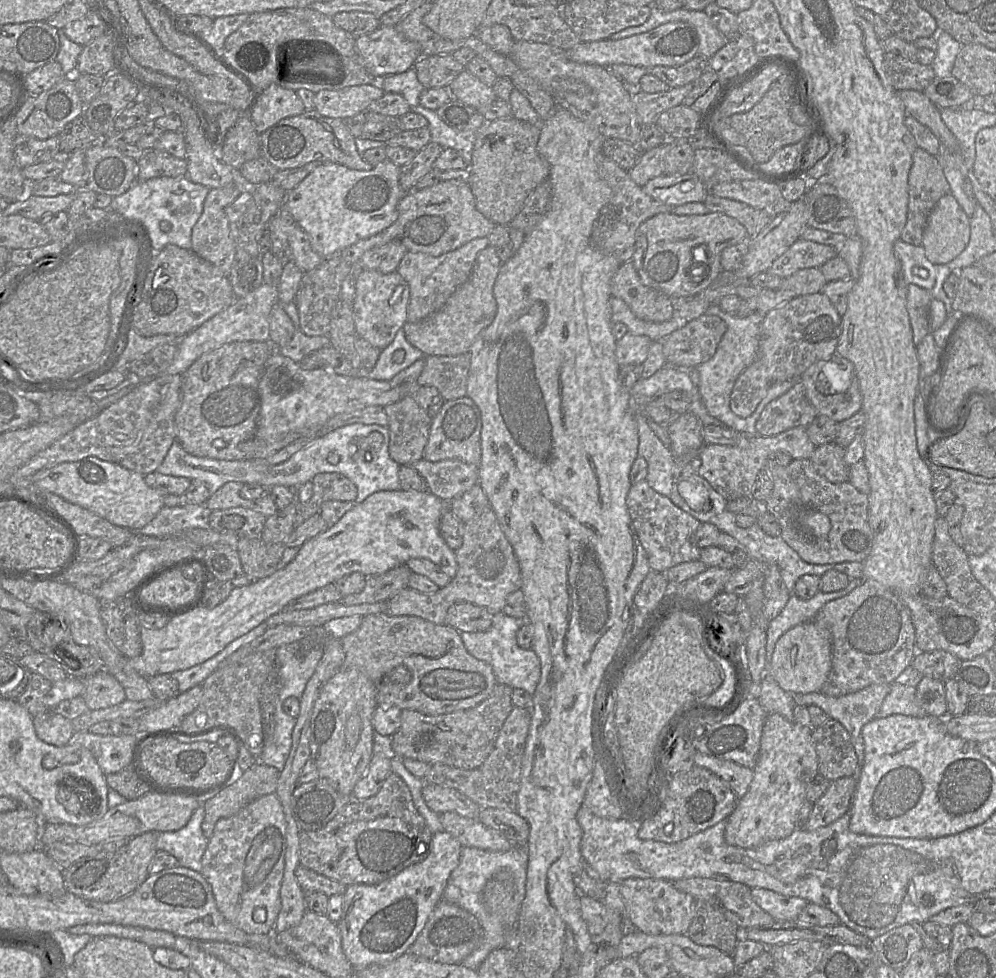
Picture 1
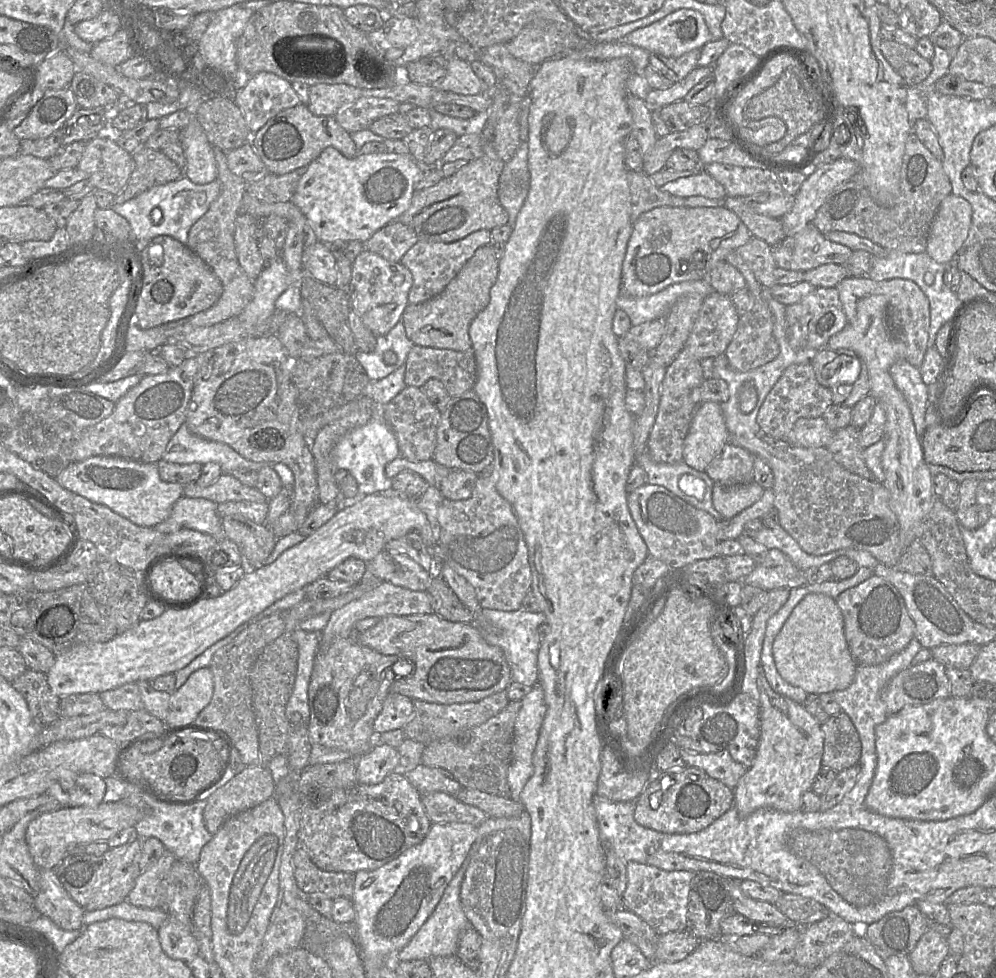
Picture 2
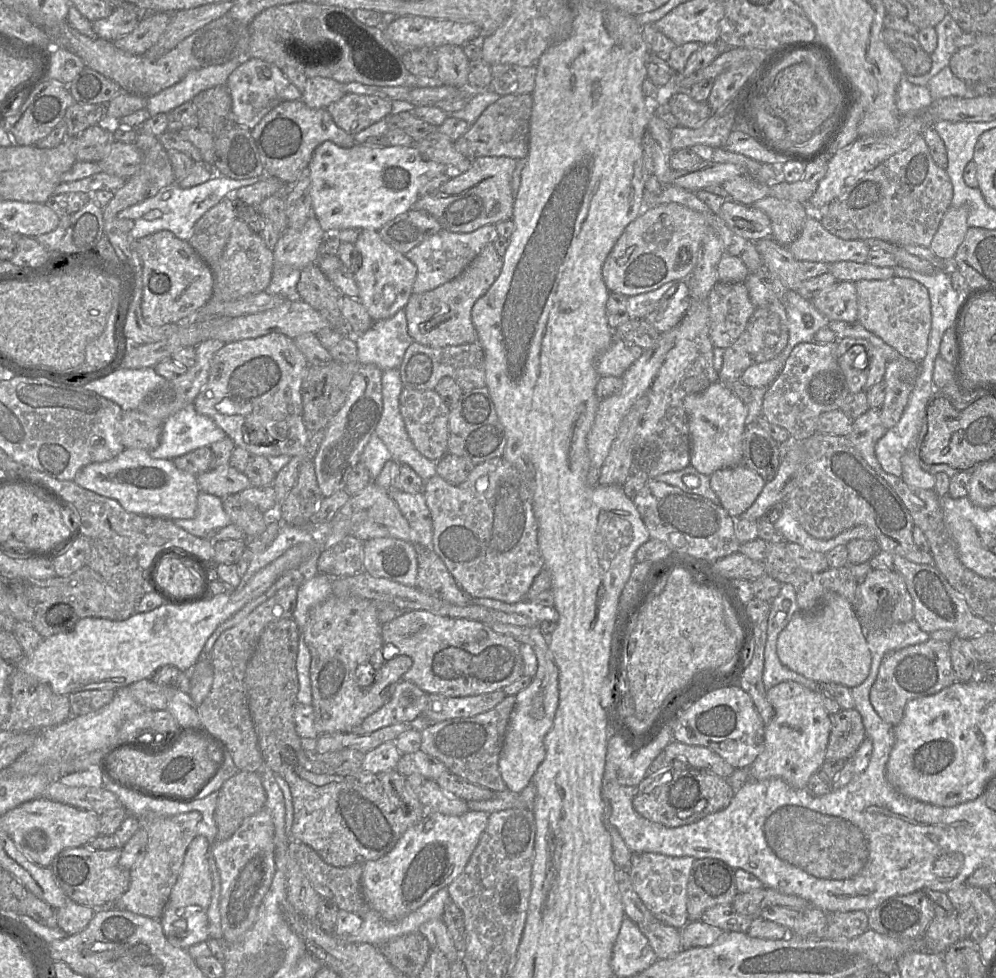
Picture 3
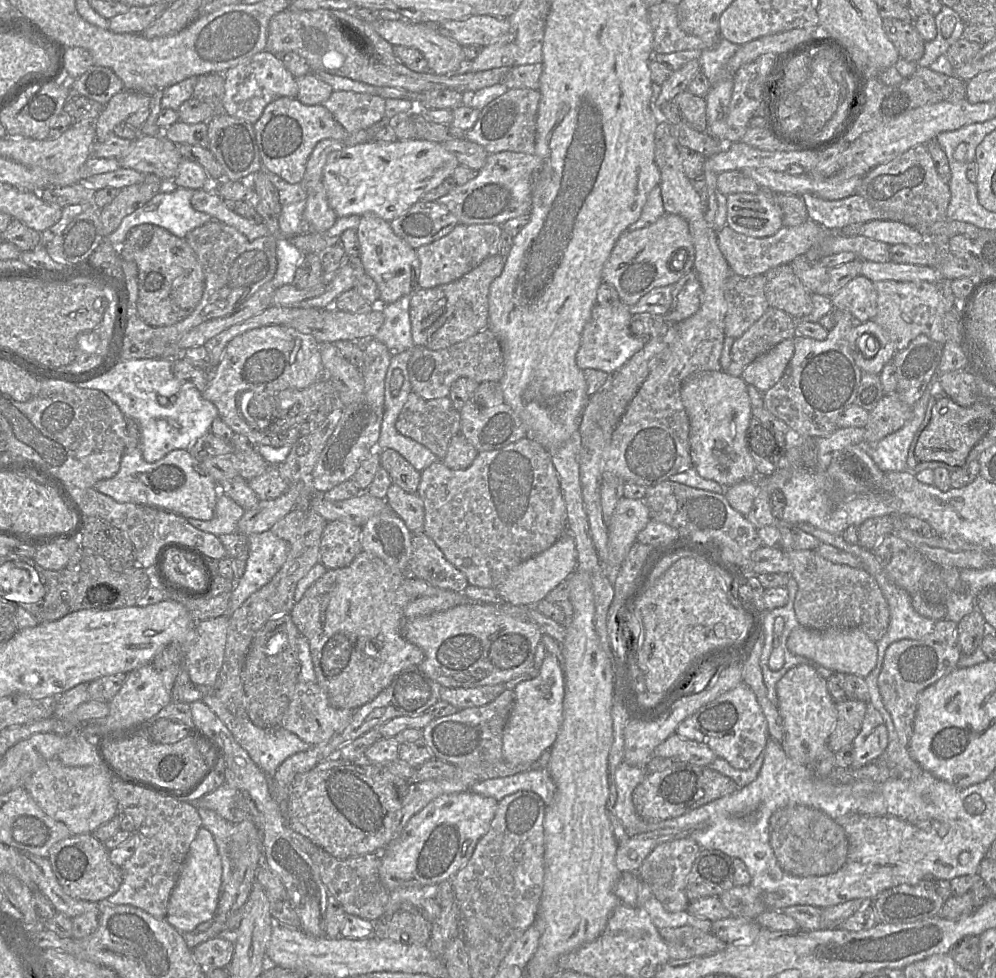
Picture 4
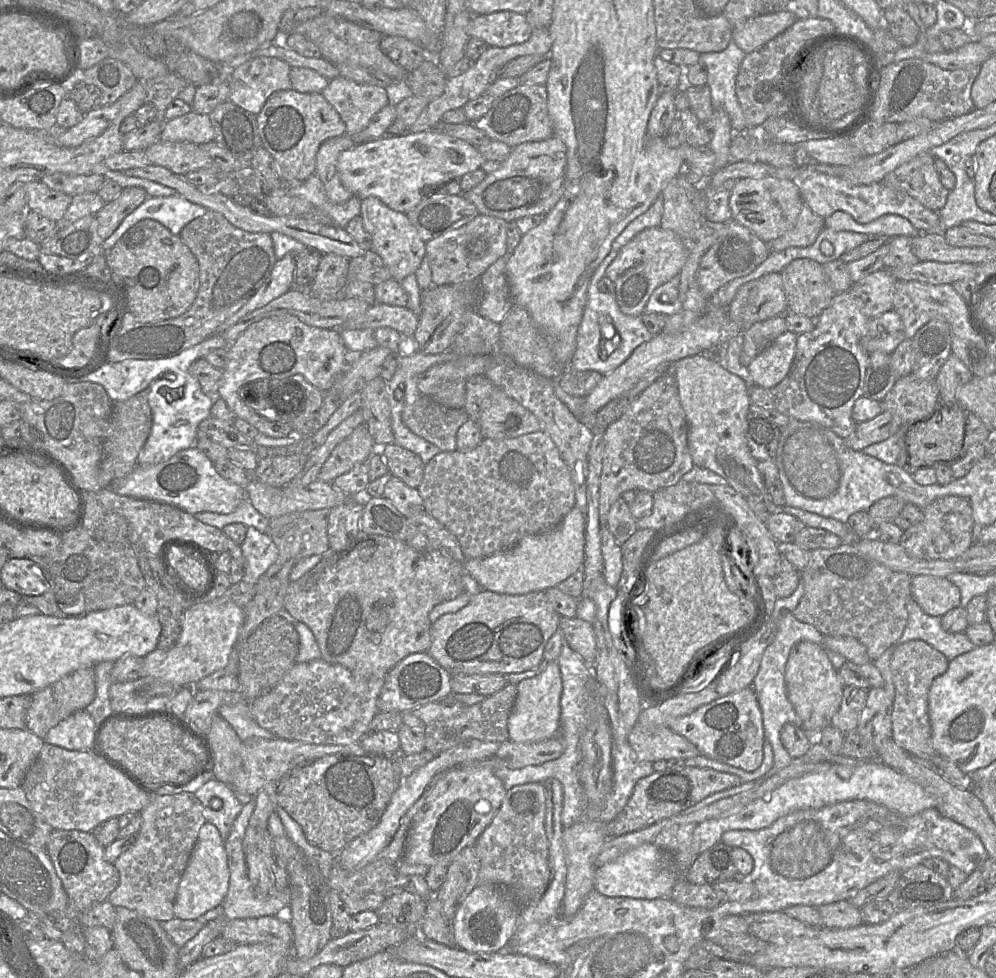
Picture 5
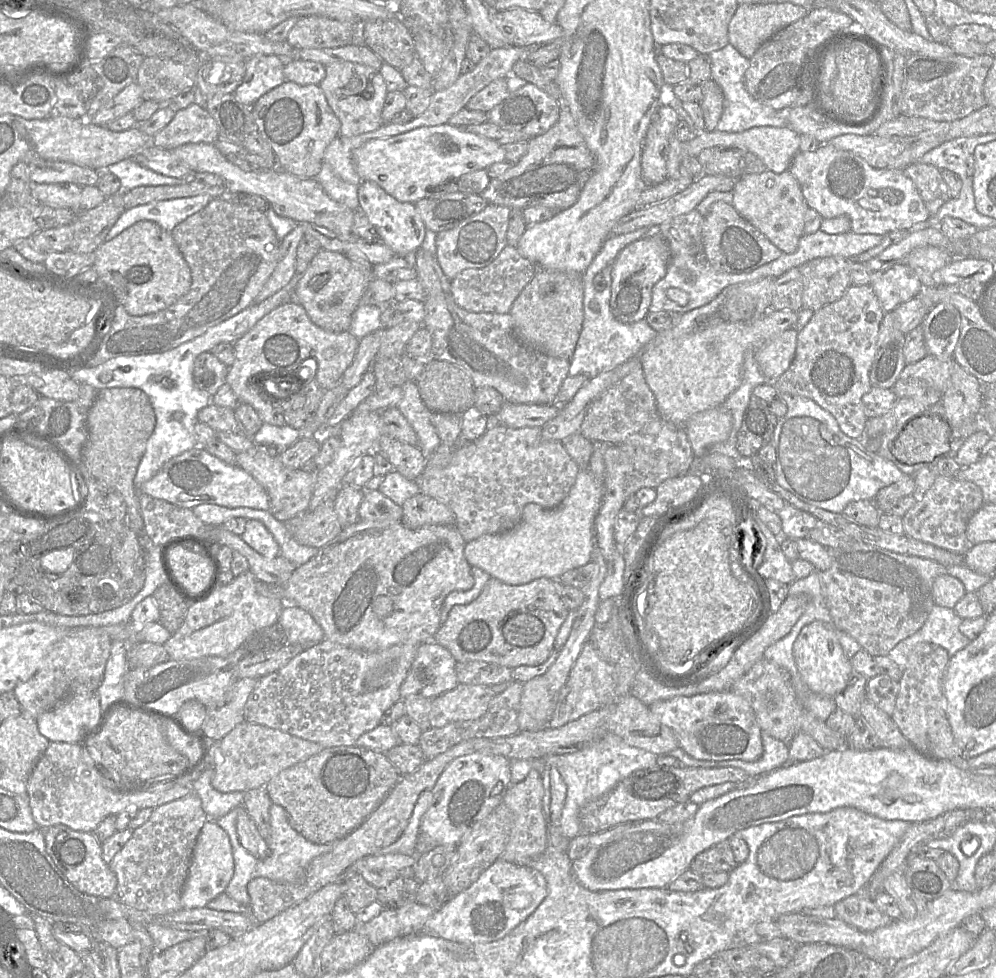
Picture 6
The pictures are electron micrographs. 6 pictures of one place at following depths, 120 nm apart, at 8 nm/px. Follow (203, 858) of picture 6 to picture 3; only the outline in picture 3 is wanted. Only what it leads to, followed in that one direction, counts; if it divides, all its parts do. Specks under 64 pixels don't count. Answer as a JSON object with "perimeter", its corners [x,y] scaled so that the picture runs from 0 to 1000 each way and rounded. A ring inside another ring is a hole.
{"perimeter":[[[196,855],[190,863],[178,900],[160,941],[169,963],[189,971],[210,960],[208,930],[212,920],[213,898],[209,883],[211,863],[205,855]]]}

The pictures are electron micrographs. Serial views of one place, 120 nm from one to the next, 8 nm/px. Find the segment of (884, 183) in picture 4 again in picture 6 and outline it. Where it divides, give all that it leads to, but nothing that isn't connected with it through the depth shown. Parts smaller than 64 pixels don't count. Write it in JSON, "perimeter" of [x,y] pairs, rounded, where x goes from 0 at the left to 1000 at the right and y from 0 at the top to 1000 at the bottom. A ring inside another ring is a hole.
{"perimeter":[[[923,165],[907,173],[908,178],[918,187],[934,221],[953,204],[953,194],[942,172]]]}

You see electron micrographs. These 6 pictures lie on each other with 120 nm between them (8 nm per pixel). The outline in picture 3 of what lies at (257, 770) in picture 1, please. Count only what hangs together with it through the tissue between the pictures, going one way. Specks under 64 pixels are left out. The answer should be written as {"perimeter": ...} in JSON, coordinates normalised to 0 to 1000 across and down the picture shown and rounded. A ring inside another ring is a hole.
{"perimeter":[[[239,788],[219,809],[215,830],[218,845],[217,860],[233,855],[242,842],[254,832],[266,827],[267,812],[258,788]]]}

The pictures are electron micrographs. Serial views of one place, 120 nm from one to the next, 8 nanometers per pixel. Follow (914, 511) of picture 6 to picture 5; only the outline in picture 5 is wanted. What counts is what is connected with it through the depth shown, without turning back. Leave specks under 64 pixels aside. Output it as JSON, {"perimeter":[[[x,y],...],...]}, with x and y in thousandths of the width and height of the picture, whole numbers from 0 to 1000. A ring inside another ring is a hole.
{"perimeter":[[[957,506],[947,507],[929,518],[926,524],[926,533],[909,542],[904,552],[914,569],[928,573],[957,573],[967,567],[979,555],[979,534],[971,510]]]}

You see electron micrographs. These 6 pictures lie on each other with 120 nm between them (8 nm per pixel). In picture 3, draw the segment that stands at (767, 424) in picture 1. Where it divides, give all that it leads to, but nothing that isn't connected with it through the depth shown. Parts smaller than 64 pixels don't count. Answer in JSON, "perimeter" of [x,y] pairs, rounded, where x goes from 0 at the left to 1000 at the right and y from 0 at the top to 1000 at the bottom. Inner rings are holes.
{"perimeter":[[[841,347],[832,351],[800,352],[767,404],[765,423],[773,433],[790,440],[796,450],[806,450],[817,445],[822,425],[843,418],[853,403],[841,373],[840,354]]]}

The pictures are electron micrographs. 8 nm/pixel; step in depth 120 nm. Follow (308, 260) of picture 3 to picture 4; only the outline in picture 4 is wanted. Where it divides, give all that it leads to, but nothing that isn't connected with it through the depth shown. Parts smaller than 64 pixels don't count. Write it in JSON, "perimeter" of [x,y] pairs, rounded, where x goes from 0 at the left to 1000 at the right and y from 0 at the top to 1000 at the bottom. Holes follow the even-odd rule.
{"perimeter":[[[323,185],[307,193],[308,203],[303,220],[303,239],[296,240],[290,247],[302,258],[320,259],[328,254],[326,237],[339,223],[330,211]]]}

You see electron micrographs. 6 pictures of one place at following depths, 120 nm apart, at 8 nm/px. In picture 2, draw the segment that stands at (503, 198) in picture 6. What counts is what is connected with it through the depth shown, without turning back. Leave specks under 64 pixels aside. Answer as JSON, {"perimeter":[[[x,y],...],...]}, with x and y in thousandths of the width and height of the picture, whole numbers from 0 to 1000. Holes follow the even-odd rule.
{"perimeter":[[[499,87],[493,94],[493,118],[483,135],[486,158],[471,166],[454,180],[446,181],[438,189],[417,194],[413,210],[404,220],[395,226],[401,226],[413,232],[420,246],[453,248],[465,244],[471,239],[488,234],[493,236],[510,227],[510,218],[500,203],[501,182],[507,170],[495,150],[497,130],[516,100],[506,89]]]}

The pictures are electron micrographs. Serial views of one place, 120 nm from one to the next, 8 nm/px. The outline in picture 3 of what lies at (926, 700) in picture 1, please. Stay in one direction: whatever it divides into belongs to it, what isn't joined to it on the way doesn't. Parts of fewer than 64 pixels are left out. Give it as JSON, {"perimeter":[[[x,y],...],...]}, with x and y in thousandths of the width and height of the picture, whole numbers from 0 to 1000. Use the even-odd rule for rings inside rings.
{"perimeter":[[[934,651],[928,657],[889,670],[873,706],[873,717],[884,733],[898,744],[907,734],[909,722],[914,716],[940,710],[958,697],[954,657]]]}

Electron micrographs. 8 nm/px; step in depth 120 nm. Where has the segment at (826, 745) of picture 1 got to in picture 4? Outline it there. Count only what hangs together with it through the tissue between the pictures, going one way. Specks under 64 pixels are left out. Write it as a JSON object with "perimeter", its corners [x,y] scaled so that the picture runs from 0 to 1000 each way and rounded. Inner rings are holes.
{"perimeter":[[[852,715],[840,719],[840,738],[831,755],[831,764],[837,769],[856,761],[869,730],[870,718]]]}

